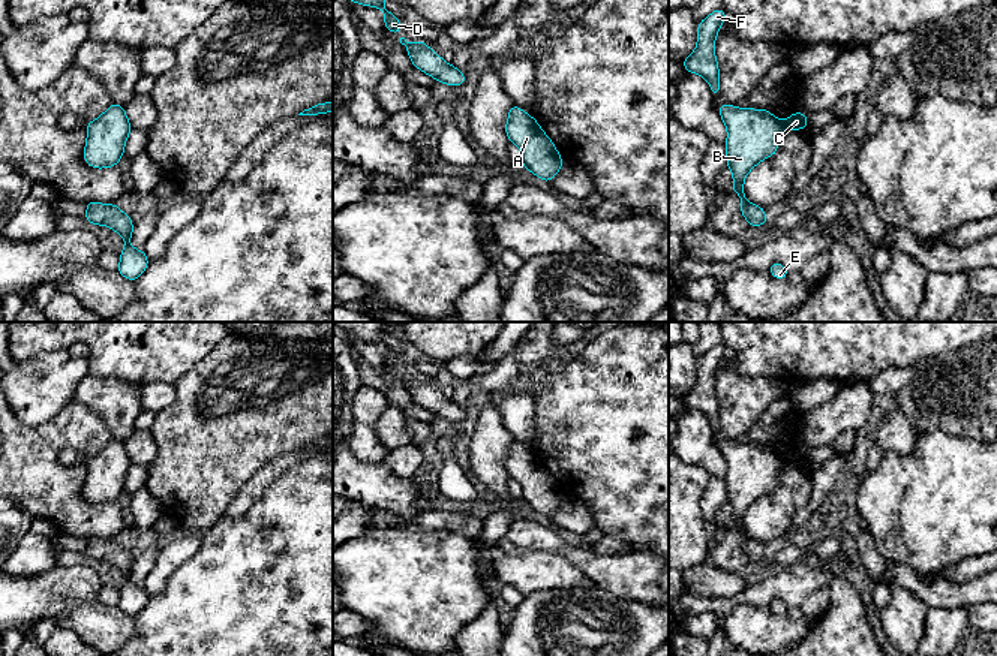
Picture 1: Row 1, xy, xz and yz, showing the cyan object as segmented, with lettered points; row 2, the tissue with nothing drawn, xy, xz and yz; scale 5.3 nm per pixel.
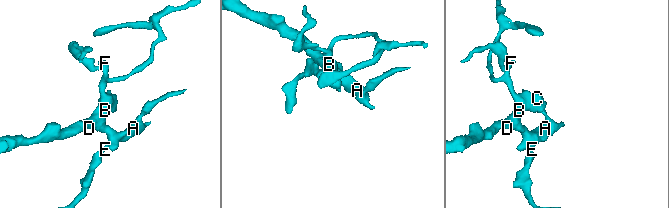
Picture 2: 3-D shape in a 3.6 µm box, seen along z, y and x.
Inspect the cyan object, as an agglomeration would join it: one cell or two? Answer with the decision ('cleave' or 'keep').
keep

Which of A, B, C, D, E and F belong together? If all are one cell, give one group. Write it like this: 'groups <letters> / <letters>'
groups A B C D E F

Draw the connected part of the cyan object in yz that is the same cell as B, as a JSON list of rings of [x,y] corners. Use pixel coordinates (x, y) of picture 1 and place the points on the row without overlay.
[[[723,439],[718,443],[727,463],[727,503],[733,509],[733,524],[741,533],[741,548],[751,562],[768,559],[765,544],[747,536],[744,515],[763,494],[774,491],[784,466],[810,463],[805,448],[795,448],[781,457],[768,445],[736,443]]]

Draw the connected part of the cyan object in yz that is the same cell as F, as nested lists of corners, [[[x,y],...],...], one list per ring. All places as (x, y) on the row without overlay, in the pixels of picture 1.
[[[720,343],[699,358],[697,382],[693,389],[682,397],[682,401],[690,409],[699,409],[709,418],[714,433],[720,430],[720,406],[714,380],[726,350],[726,346]]]

